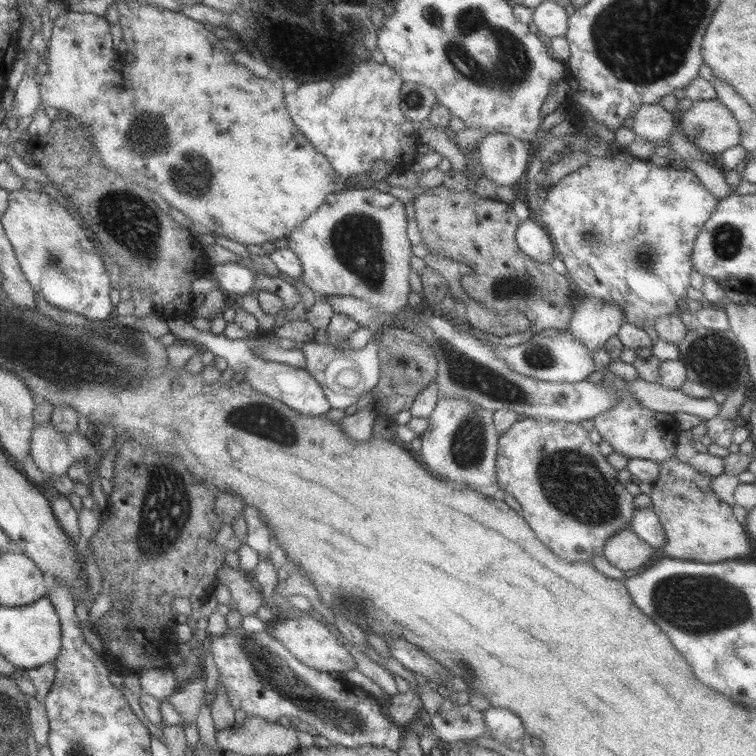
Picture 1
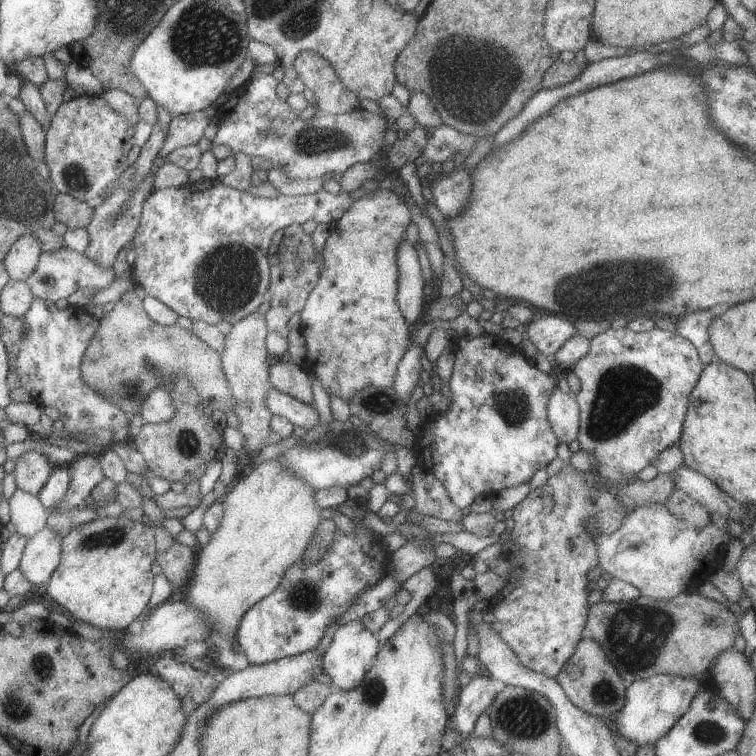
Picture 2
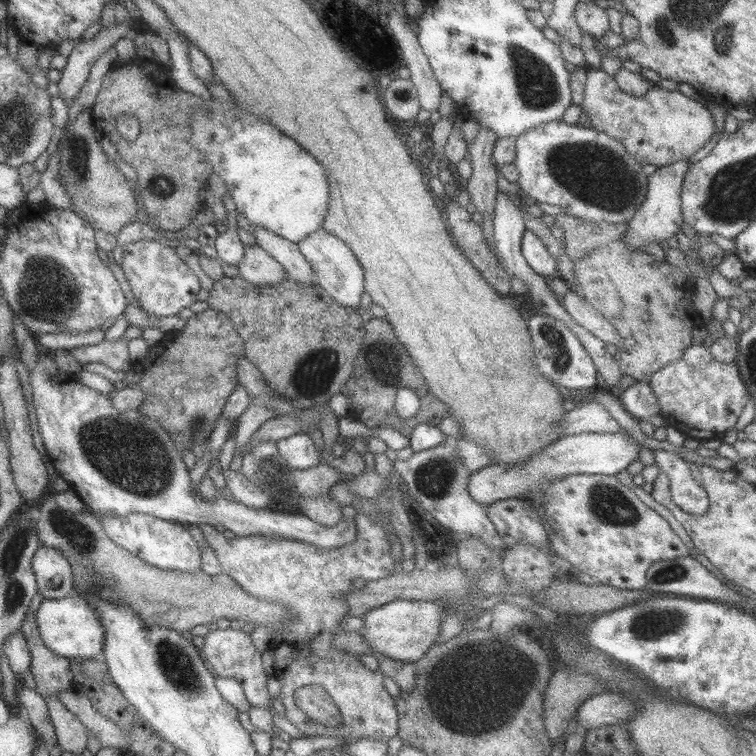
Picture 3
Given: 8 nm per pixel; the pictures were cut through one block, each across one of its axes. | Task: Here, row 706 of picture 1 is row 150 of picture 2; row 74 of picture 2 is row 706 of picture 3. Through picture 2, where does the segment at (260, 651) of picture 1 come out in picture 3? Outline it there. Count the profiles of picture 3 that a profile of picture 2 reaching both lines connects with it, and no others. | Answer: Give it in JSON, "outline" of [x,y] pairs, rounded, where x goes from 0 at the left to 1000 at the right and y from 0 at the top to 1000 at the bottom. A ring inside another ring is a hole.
{"outline":[[[300,829],[299,832],[276,833],[269,844],[270,851],[263,858],[263,864],[284,897],[306,897],[313,901],[321,910],[321,918],[329,930],[329,935],[353,935],[358,940],[358,951],[361,951],[362,960],[366,964],[380,970],[385,976],[406,976],[406,972],[401,972],[398,967],[388,962],[388,956],[382,956],[376,947],[369,947],[361,939],[360,926],[353,918],[352,902],[354,897],[351,894],[351,886],[348,886],[345,864],[332,851],[329,836],[325,832],[310,833]]]}

